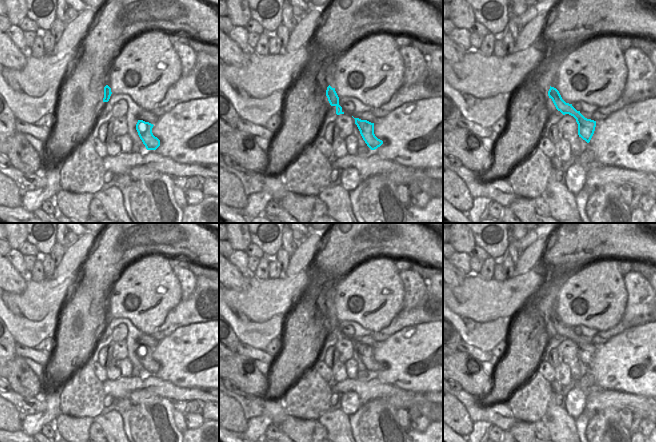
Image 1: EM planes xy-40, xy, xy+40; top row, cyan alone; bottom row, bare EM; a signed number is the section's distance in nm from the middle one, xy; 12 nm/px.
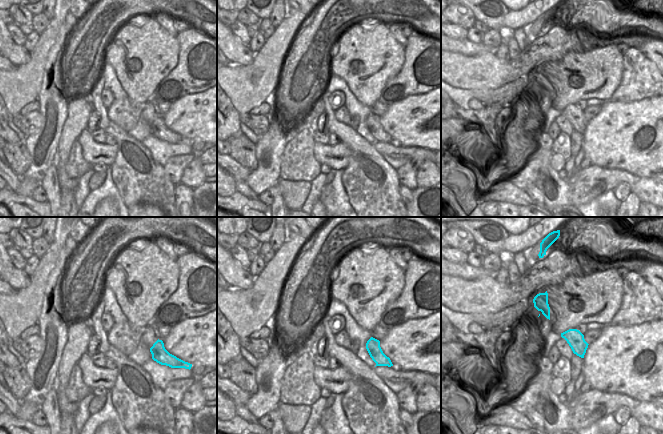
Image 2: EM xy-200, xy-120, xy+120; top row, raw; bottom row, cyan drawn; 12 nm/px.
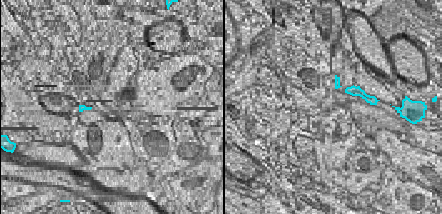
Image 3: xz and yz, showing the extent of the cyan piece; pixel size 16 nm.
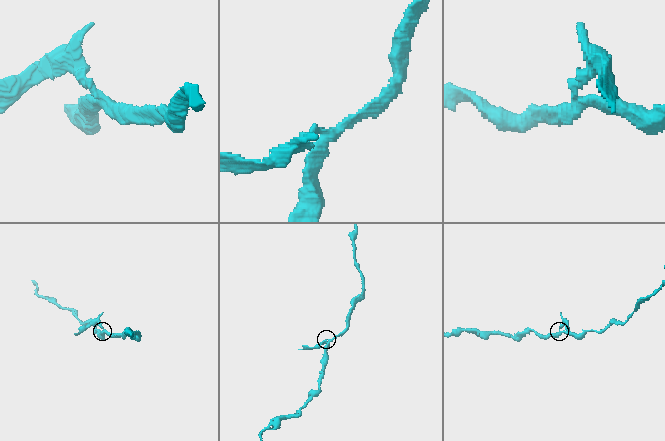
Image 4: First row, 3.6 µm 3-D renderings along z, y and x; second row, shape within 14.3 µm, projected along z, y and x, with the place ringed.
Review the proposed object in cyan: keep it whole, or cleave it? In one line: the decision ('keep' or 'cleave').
cleave

